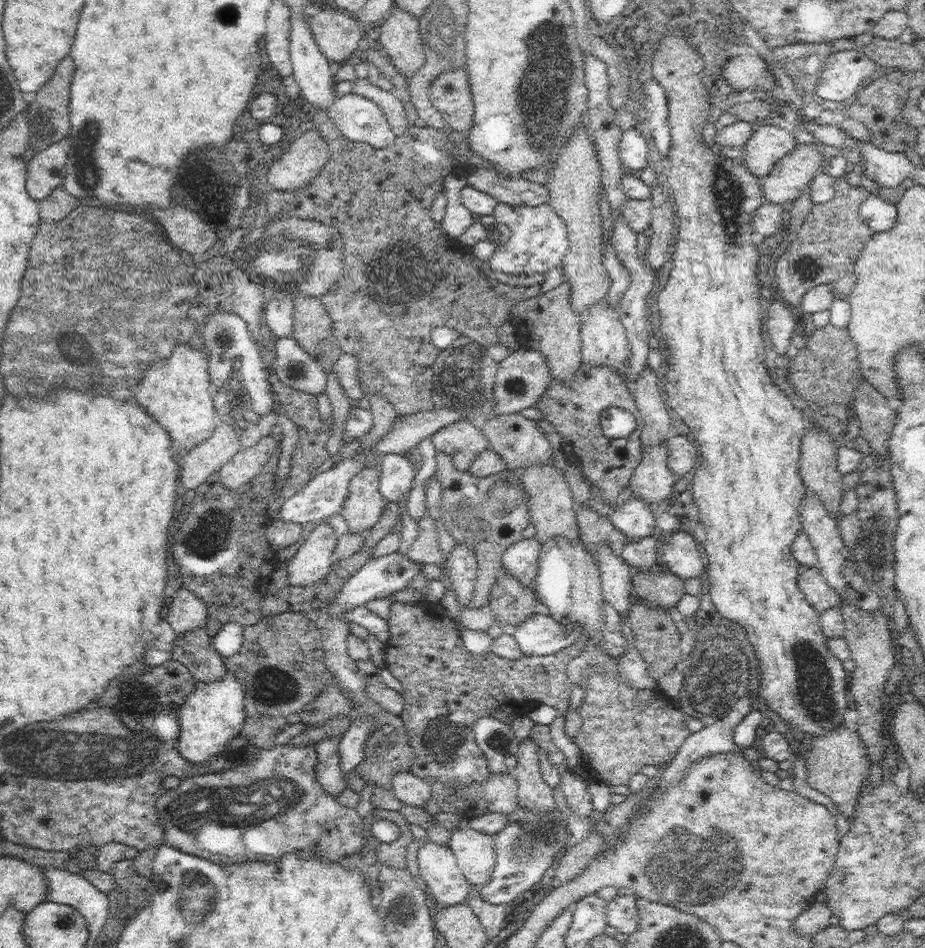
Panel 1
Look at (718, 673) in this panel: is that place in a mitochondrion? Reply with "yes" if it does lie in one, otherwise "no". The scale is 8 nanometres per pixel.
yes

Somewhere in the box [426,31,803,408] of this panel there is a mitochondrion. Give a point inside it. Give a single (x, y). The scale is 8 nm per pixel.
(731, 190)

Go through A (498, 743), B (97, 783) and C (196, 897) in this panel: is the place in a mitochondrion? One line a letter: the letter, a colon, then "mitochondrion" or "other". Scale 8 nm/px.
A: mitochondrion
B: mitochondrion
C: mitochondrion

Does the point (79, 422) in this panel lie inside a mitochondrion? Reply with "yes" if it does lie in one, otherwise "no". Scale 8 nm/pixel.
no

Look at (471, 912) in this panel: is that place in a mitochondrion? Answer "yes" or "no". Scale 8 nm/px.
no

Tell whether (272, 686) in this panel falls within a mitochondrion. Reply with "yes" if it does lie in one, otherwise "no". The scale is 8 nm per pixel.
yes

